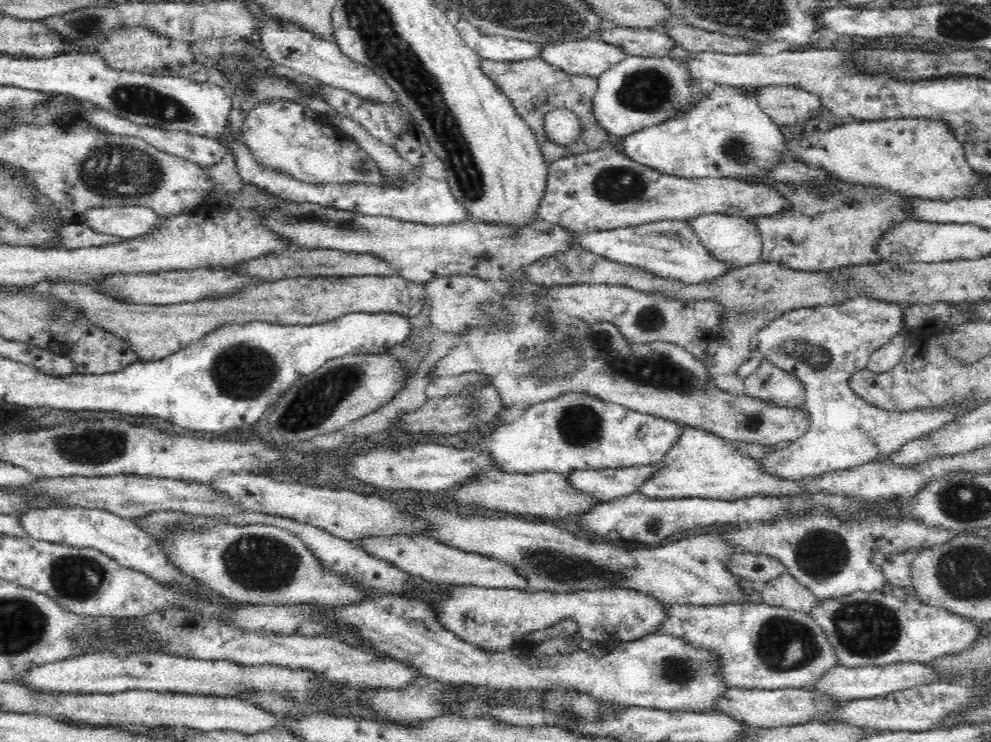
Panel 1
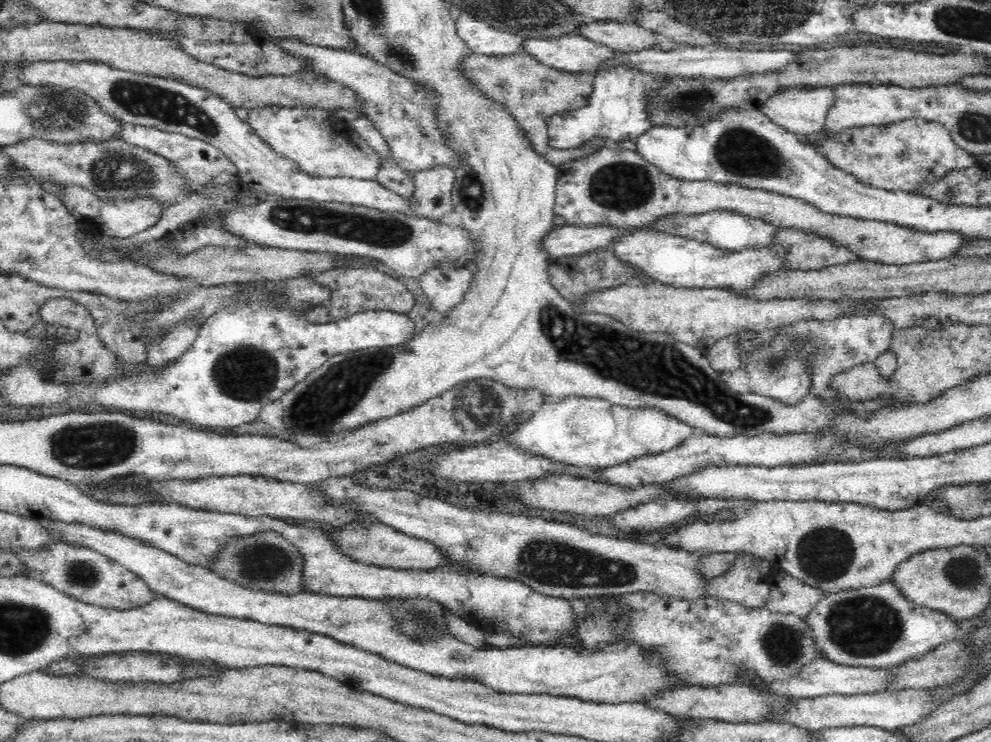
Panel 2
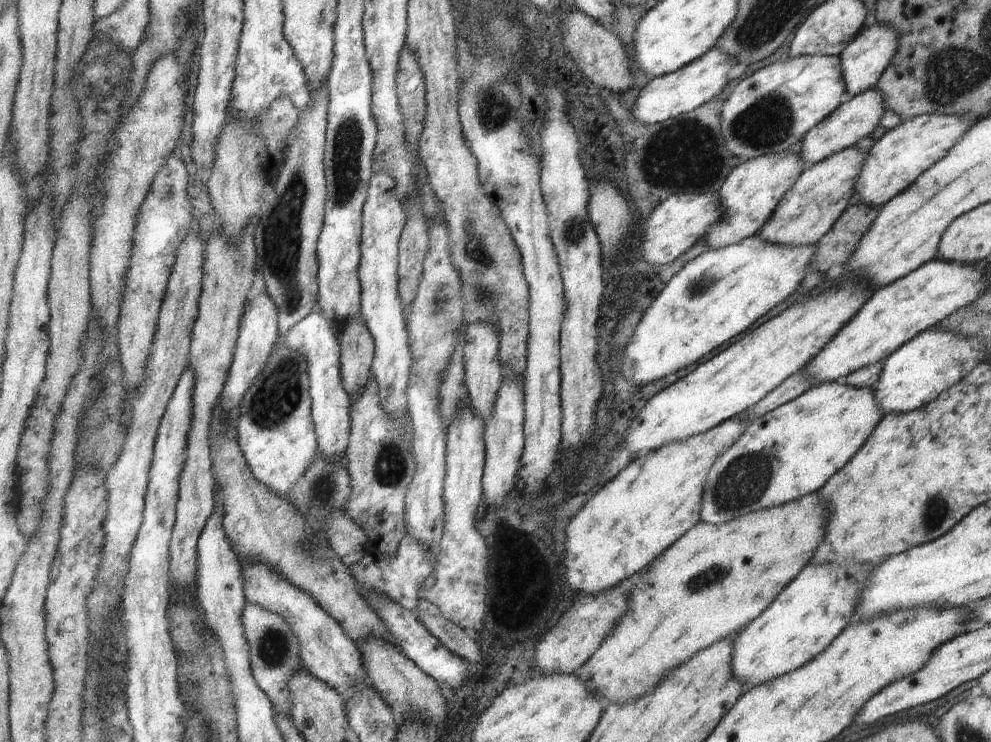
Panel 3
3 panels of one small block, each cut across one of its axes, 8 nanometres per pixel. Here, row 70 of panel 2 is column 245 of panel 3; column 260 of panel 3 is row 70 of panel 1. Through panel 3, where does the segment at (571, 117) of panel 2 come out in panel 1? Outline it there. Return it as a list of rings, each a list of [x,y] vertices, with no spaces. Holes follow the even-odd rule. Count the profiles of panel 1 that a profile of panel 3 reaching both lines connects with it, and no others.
[[[626,55],[620,62],[614,63],[608,70],[605,70],[602,74],[597,76],[597,81],[599,82],[597,91],[593,96],[593,106],[592,106],[592,115],[594,115],[595,121],[604,129],[607,133],[614,134],[614,136],[626,137],[630,136],[630,134],[636,134],[640,132],[640,130],[648,128],[649,126],[656,126],[661,122],[664,122],[666,119],[670,119],[671,116],[680,108],[688,106],[690,102],[699,102],[699,99],[703,98],[703,95],[706,95],[705,89],[709,91],[710,87],[707,88],[699,88],[696,86],[696,82],[691,84],[689,82],[689,74],[684,64],[683,60],[679,58],[670,58],[668,56],[664,57],[643,57],[643,56],[630,56]]]

